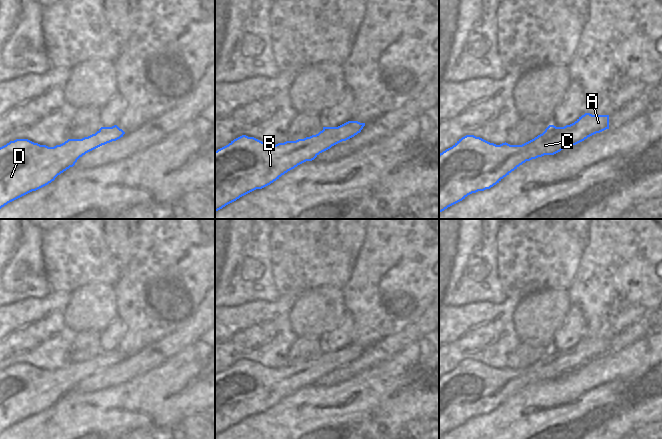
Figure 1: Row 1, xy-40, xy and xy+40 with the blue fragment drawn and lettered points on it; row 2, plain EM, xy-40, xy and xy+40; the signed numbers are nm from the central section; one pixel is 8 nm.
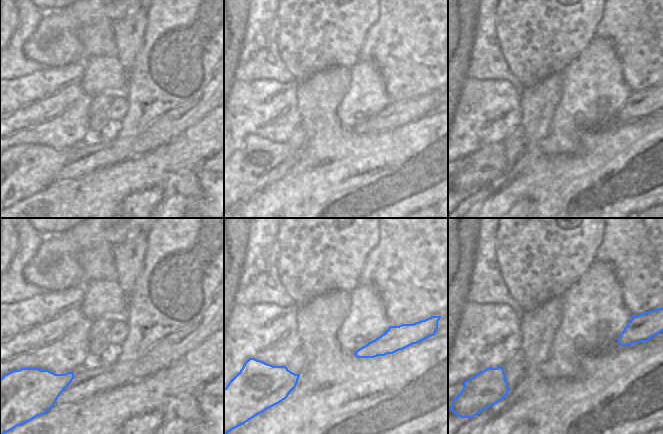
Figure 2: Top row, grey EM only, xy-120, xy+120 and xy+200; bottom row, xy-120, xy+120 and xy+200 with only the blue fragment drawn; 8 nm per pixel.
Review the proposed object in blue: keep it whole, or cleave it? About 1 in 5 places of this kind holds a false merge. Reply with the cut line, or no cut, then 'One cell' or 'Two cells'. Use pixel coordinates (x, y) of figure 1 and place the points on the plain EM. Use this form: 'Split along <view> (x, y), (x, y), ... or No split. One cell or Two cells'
No split. One cell

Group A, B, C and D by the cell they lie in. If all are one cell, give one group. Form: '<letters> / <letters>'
A B C D

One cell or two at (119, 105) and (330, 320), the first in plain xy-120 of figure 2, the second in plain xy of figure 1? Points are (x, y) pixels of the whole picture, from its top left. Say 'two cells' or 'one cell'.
two cells

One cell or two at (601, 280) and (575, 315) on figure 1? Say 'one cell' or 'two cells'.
two cells

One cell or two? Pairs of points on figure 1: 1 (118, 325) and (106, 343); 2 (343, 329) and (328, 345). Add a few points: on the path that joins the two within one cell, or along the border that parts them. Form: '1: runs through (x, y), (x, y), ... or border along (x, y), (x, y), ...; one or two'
1: runs through (117, 329), (109, 339); one
2: runs through (340, 333), (332, 341); one

